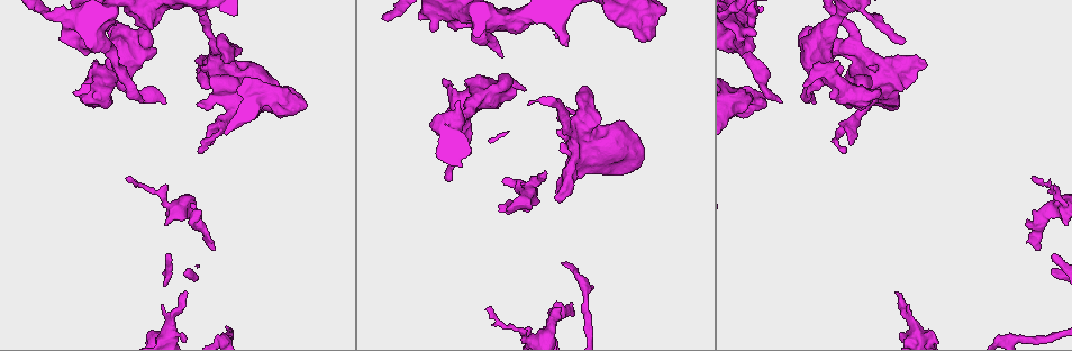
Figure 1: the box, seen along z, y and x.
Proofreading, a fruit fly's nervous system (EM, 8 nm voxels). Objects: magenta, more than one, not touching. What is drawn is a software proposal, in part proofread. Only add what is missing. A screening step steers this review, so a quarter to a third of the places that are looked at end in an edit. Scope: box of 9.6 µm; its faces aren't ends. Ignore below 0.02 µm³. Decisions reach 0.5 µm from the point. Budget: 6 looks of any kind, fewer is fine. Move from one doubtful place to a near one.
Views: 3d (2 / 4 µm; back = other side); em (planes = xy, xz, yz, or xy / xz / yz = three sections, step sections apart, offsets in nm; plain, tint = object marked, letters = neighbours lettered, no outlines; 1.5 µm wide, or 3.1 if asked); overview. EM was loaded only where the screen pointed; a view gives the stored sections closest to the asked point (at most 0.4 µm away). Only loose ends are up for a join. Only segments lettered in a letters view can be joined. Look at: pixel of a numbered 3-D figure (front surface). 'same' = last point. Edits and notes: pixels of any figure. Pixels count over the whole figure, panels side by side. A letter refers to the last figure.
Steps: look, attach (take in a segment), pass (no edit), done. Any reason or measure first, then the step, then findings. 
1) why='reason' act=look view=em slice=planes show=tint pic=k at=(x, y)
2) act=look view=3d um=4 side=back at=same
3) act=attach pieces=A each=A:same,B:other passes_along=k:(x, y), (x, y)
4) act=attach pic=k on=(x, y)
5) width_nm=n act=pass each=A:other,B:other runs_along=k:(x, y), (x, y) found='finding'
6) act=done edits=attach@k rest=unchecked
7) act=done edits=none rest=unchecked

why='free end' act=look view=3d um=2 side=back pic=1 at=(573, 315)

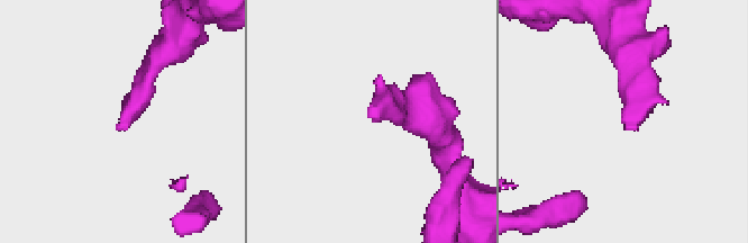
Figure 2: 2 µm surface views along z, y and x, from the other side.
why='now the EM' act=look view=em slice=xy step=4 show=letters pic=2 at=(369, 114)

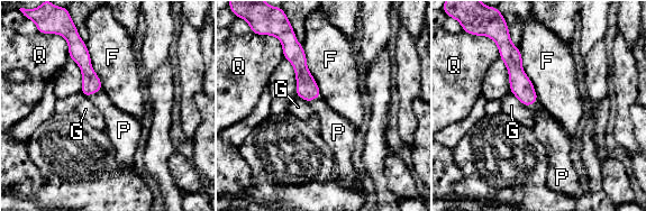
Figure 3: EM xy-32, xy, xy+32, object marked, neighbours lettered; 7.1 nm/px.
act=look view=em slice=planes show=letters at=same

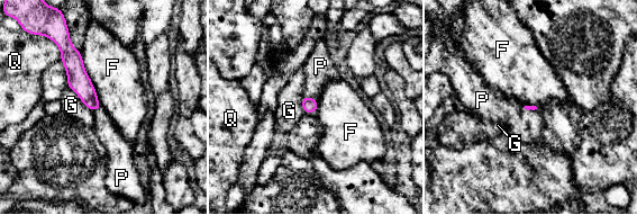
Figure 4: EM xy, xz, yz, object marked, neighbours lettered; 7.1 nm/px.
act=attach pieces=P each=F:other,G:other,P:same,Q:other passes_along=4:(309, 105), (309, 98), (320, 66) found='the cell continues'

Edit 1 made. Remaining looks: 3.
why='see it whole again' act=look view=overview

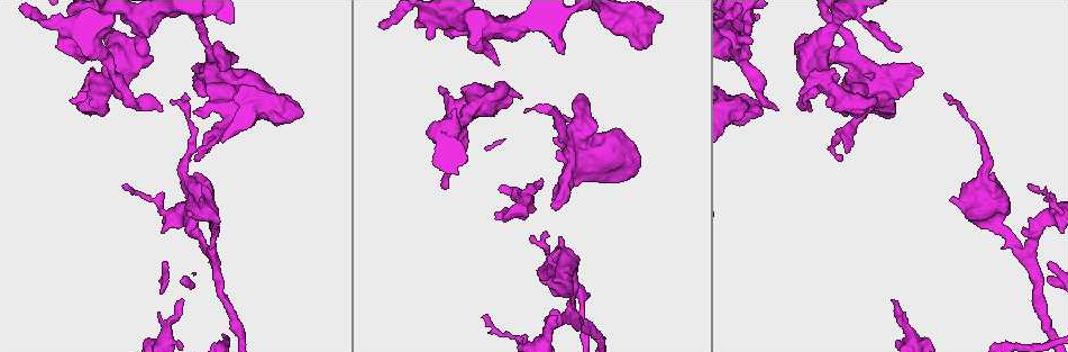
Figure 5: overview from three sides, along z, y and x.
why='free end' act=look view=em slice=planes show=letters pic=5 at=(894, 302)

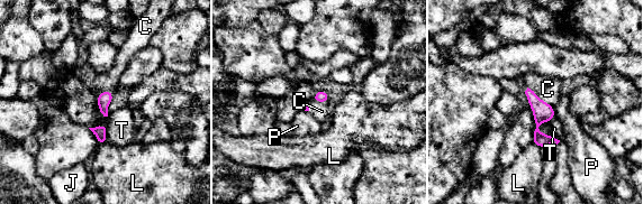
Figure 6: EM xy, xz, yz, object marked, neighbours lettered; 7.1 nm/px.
longest_contact=C:240nm act=attach pieces=C each=C:same,J:other,L:other,P:other,T:other passes_along=6:(542, 111), (540, 99), (548, 89) found='it goes on there'

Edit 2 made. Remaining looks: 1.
act=done edits=attach@4,attach@6 rest=unchecked

